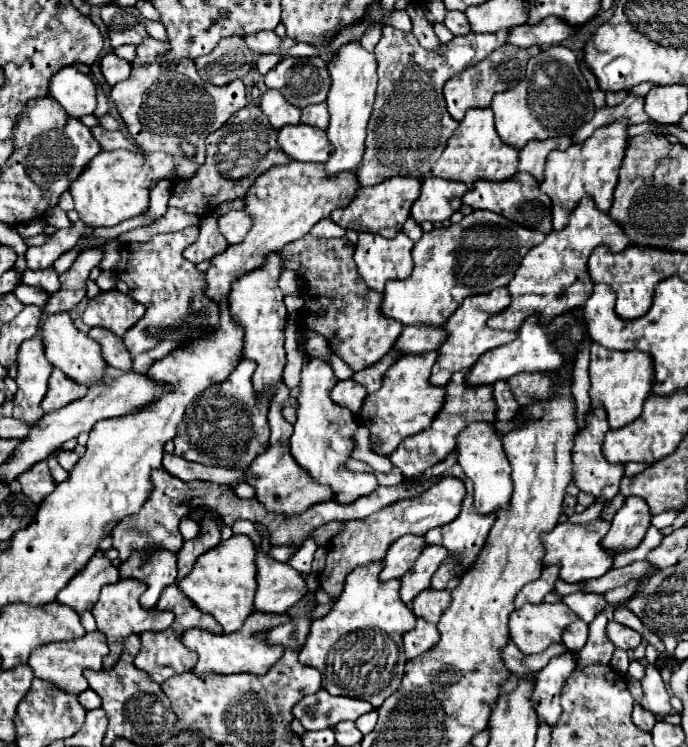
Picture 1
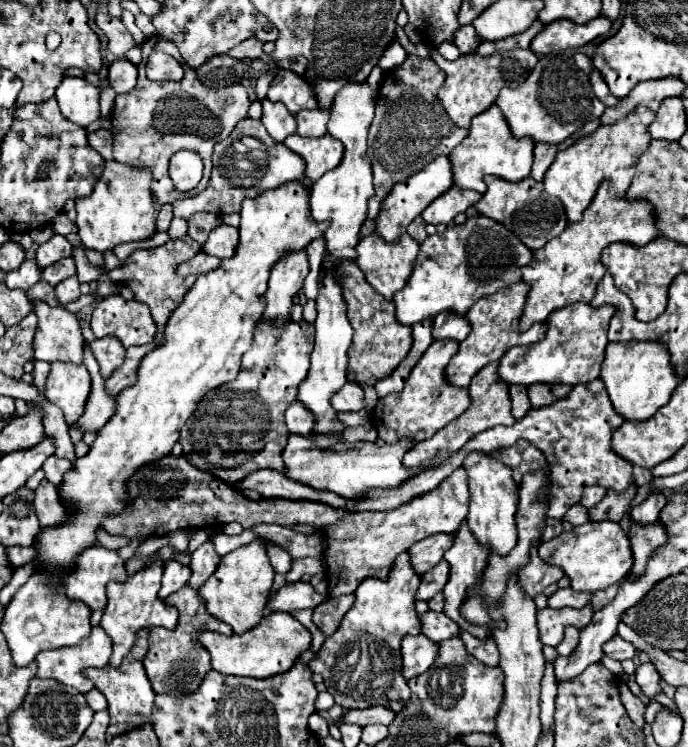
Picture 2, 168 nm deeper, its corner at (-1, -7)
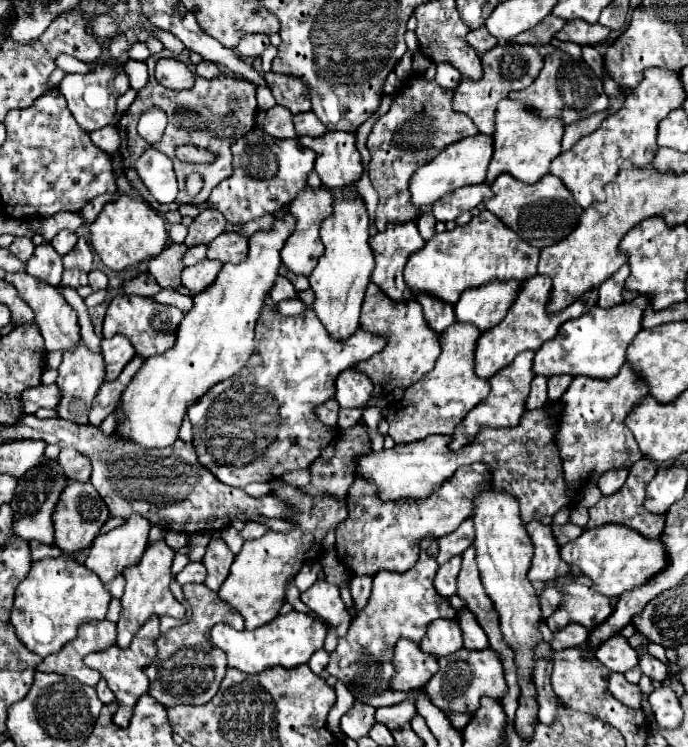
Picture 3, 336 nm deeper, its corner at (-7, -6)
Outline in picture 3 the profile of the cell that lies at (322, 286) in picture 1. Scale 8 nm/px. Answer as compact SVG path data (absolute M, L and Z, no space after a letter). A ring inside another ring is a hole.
M368 283L364 303L362 303L360 327L372 335L380 335L386 339L386 347L380 353L354 365L356 371L362 371L374 383L374 397L388 395L396 387L406 389L416 381L420 381L420 377L434 367L436 355L440 353L440 341L438 341L440 337L434 335L430 327L426 327L422 307L418 307L416 299L392 301L382 293L378 285Z

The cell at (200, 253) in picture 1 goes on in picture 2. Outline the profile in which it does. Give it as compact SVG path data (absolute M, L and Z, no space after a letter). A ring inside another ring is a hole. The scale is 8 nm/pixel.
M198 252L194 258L190 258L188 262L184 262L184 264L180 264L178 266L178 274L180 276L188 276L188 274L206 274L206 272L210 272L210 270L214 270L214 268L218 268L220 266L220 260L218 258L214 258L214 256L208 256L208 254L204 254L204 252Z

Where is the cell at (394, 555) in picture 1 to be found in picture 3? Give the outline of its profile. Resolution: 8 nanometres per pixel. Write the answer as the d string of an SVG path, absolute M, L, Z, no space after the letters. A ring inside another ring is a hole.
M466 519L454 533L438 539L436 563L442 565L452 557L462 555L472 543L474 543L474 527L472 527L472 519Z

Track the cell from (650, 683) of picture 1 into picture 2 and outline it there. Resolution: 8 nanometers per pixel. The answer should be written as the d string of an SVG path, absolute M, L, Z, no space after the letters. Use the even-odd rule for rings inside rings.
M642 664L636 670L636 682L640 684L640 688L644 690L644 694L648 698L654 698L654 694L660 692L660 674L656 672L654 664Z

